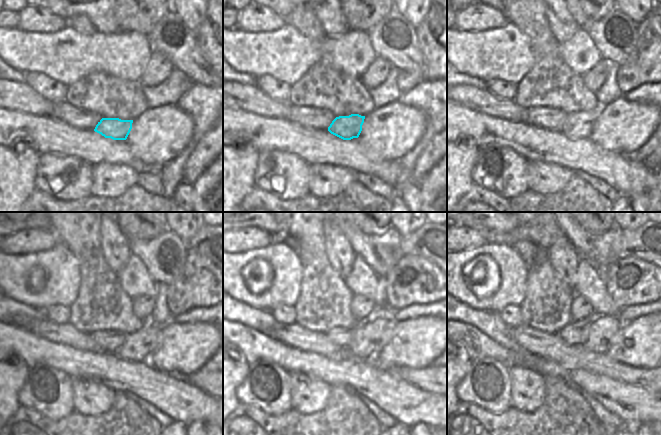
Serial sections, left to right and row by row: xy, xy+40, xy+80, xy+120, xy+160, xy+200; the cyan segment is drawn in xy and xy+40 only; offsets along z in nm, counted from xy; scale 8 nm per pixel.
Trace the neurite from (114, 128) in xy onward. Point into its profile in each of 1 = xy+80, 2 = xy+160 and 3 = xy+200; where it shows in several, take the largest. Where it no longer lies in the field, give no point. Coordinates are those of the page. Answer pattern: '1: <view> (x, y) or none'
1: xy+80 (579, 124)
2: xy+160 (368, 338)
3: xy+200 (603, 329)

